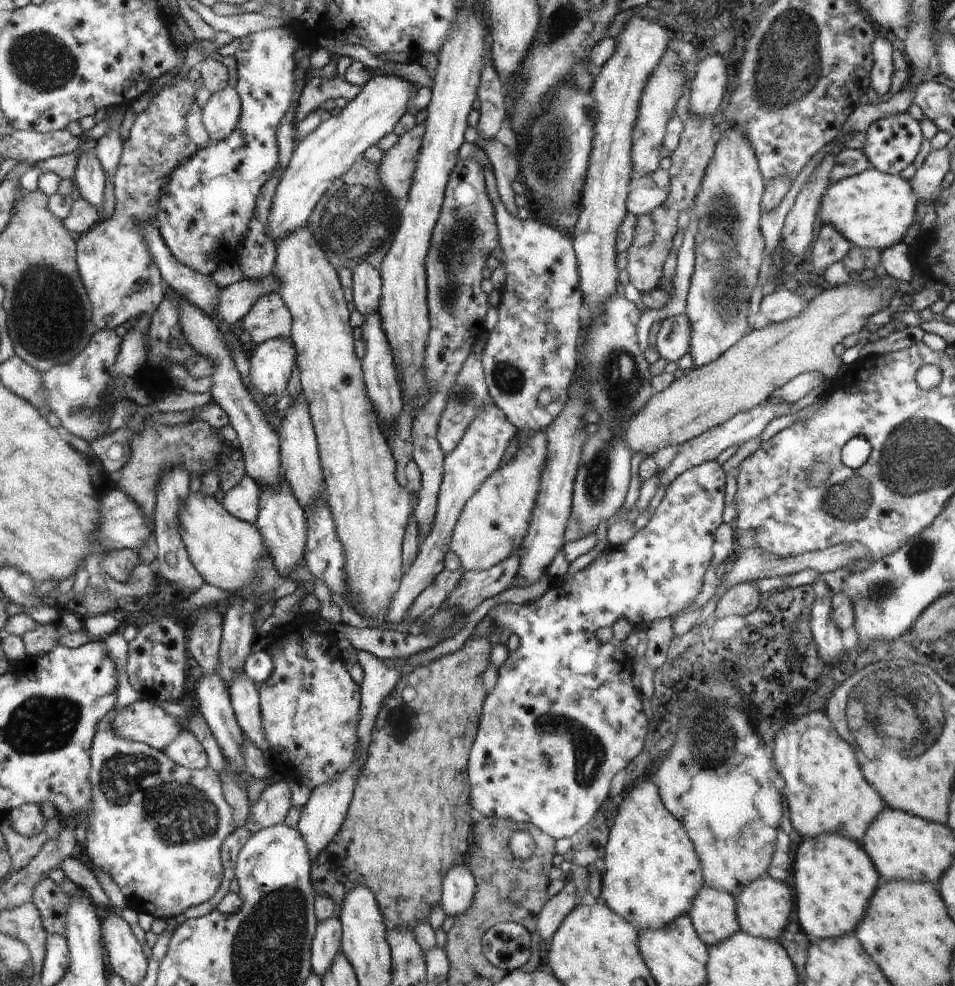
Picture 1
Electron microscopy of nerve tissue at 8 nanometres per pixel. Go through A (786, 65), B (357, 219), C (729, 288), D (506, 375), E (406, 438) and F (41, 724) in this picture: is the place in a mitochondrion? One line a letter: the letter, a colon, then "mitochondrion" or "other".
A: mitochondrion
B: mitochondrion
C: mitochondrion
D: mitochondrion
E: other
F: mitochondrion

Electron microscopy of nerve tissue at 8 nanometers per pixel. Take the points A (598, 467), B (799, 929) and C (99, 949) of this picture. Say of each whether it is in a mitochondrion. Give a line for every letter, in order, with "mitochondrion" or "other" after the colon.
A: mitochondrion
B: other
C: other

